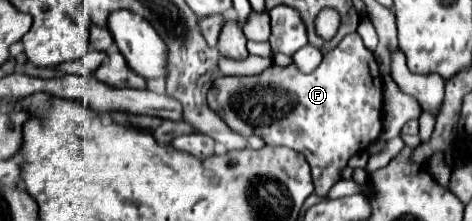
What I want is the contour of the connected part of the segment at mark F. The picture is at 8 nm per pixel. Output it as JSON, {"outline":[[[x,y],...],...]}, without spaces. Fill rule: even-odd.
{"outline":[[[359,34],[345,36],[337,48],[323,56],[321,64],[311,74],[301,74],[293,64],[287,68],[271,66],[259,76],[223,76],[209,90],[209,106],[237,130],[241,136],[259,136],[269,146],[287,146],[301,152],[311,170],[315,182],[315,194],[327,196],[329,188],[341,178],[339,170],[347,166],[347,160],[365,150],[383,132],[381,108],[383,108],[383,82],[379,66],[371,50],[363,48]]]}

